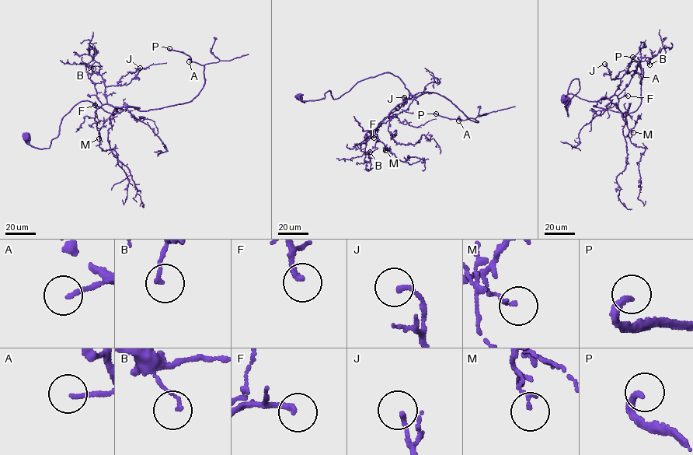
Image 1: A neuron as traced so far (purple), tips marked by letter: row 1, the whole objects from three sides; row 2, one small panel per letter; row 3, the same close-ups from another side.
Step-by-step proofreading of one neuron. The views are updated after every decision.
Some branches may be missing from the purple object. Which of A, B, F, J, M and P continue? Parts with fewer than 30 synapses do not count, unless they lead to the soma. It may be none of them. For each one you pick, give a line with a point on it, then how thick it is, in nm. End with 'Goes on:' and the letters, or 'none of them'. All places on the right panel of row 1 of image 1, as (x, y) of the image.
A: (641, 76) | 140 nm
F: (628, 96) | 200 nm
P: (632, 57) | 240 nm
Goes on: A, F, P

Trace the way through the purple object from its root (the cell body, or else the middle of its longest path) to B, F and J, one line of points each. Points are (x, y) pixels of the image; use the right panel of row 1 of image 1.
B: (563, 97), (568, 116), (580, 86), (572, 79), (566, 96), (596, 101), (621, 92), (642, 57), (649, 64)
F: (563, 97), (568, 116), (565, 105), (580, 86), (579, 79), (572, 79), (566, 96), (590, 101), (628, 96)
J: (563, 97), (568, 116), (580, 86), (572, 79), (566, 96), (612, 96), (620, 78), (604, 64)

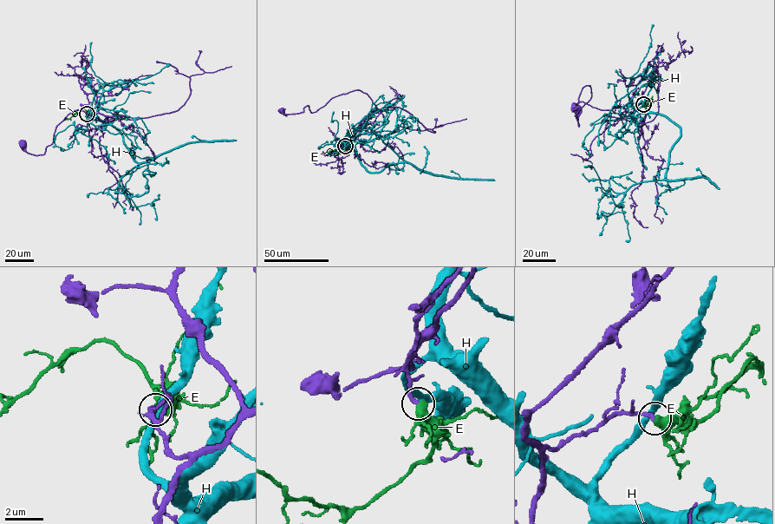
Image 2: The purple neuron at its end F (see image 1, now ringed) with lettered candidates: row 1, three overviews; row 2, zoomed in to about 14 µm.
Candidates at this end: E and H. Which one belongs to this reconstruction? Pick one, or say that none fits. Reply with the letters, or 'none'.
E

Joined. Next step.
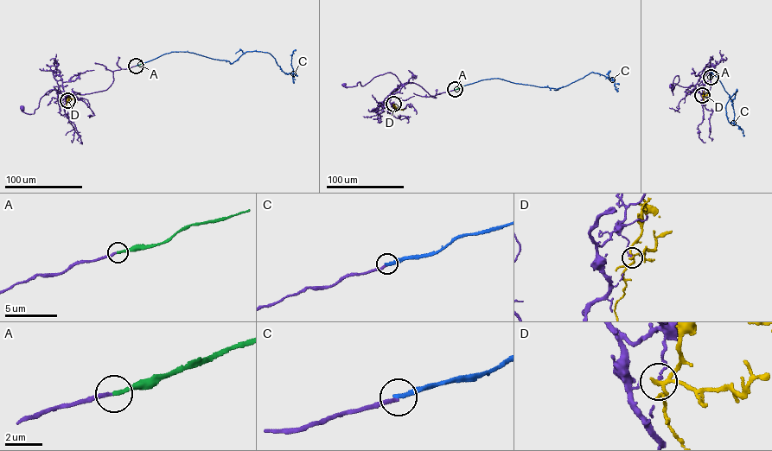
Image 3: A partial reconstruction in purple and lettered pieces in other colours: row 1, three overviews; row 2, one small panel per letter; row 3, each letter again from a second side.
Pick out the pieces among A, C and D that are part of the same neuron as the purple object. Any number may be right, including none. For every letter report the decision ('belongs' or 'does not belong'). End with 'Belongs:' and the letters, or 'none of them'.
A: belongs
C: does not belong
D: does not belong
Belongs: A

